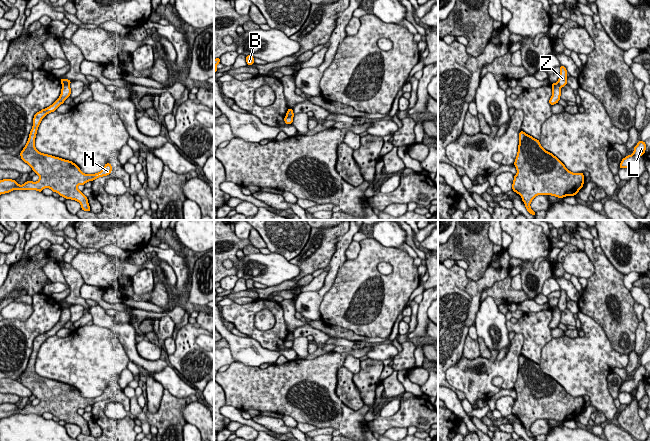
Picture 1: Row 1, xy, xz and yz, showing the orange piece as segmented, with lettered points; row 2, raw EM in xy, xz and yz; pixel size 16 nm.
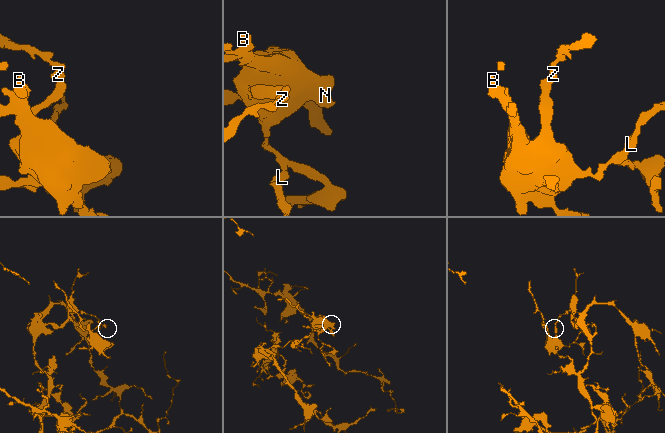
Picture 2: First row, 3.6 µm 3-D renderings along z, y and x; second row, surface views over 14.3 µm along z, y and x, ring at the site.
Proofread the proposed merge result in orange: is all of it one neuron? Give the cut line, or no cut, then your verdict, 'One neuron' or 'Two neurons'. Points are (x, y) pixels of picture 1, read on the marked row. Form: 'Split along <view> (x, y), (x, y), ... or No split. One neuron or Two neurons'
Split along yz (556, 82), (560, 87). Two neurons

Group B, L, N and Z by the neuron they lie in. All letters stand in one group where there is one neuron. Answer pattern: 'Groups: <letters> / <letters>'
Groups: B L N / Z

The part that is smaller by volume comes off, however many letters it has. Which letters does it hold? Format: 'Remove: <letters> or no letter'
Remove: B, L, N

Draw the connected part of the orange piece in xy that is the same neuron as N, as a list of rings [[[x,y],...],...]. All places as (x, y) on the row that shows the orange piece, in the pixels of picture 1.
[[[63,84],[60,97],[49,107],[37,112],[33,118],[33,126],[26,146],[20,152],[21,159],[27,163],[38,176],[37,182],[26,181],[19,185],[16,180],[0,180],[0,195],[13,190],[36,190],[42,192],[49,188],[65,199],[71,199],[81,204],[81,209],[91,211],[88,198],[78,190],[79,185],[84,185],[96,178],[107,176],[112,172],[112,165],[106,163],[103,169],[95,174],[82,173],[80,168],[72,161],[39,152],[35,147],[35,138],[42,119],[64,103],[70,97],[70,84]]]

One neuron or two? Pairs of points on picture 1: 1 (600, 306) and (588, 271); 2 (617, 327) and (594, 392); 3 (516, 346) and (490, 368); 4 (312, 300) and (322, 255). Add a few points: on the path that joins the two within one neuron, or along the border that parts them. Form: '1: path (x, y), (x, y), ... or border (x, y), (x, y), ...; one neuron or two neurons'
1: border (585, 253), (594, 269), (594, 272), (587, 279); two neurons
2: border (598, 324), (610, 345), (616, 351), (628, 355); two neurons
3: path (513, 354), (498, 368); one neuron
4: border (337, 242), (335, 252), (328, 264); two neurons

